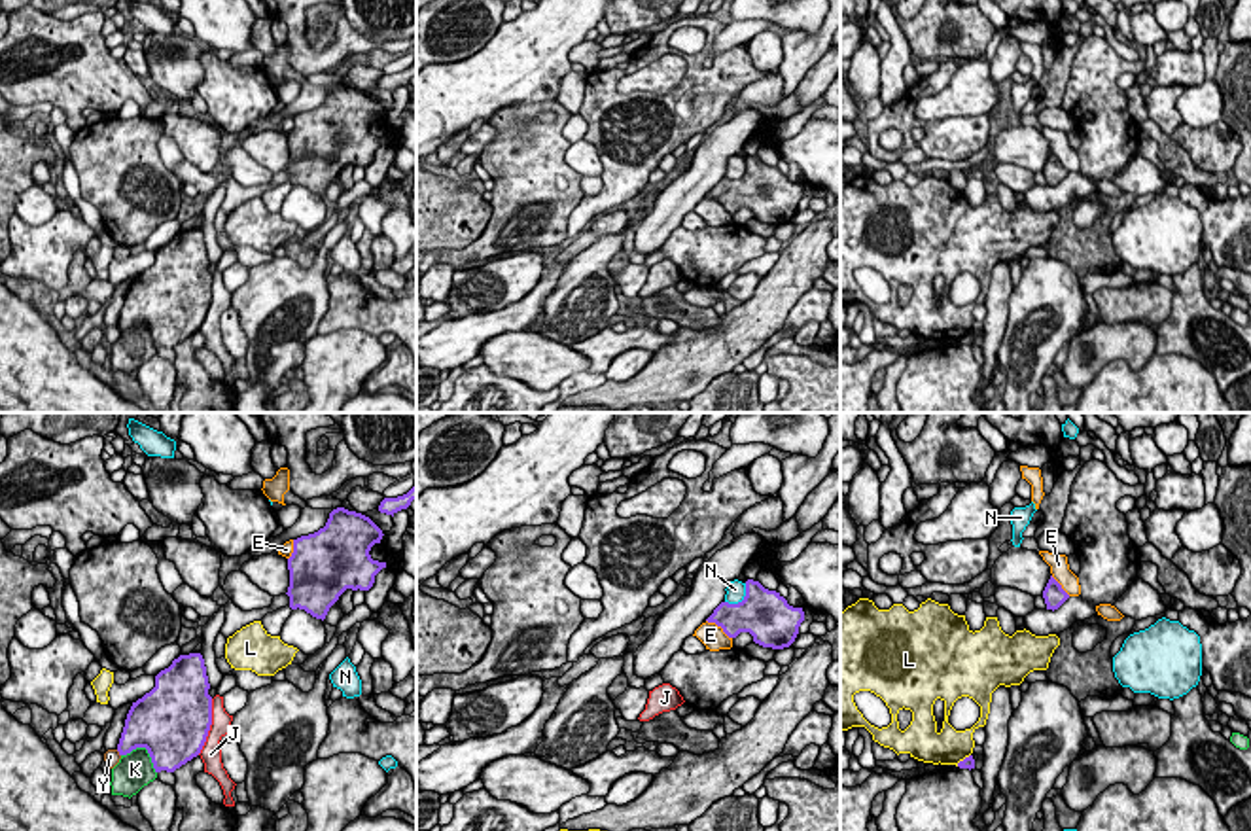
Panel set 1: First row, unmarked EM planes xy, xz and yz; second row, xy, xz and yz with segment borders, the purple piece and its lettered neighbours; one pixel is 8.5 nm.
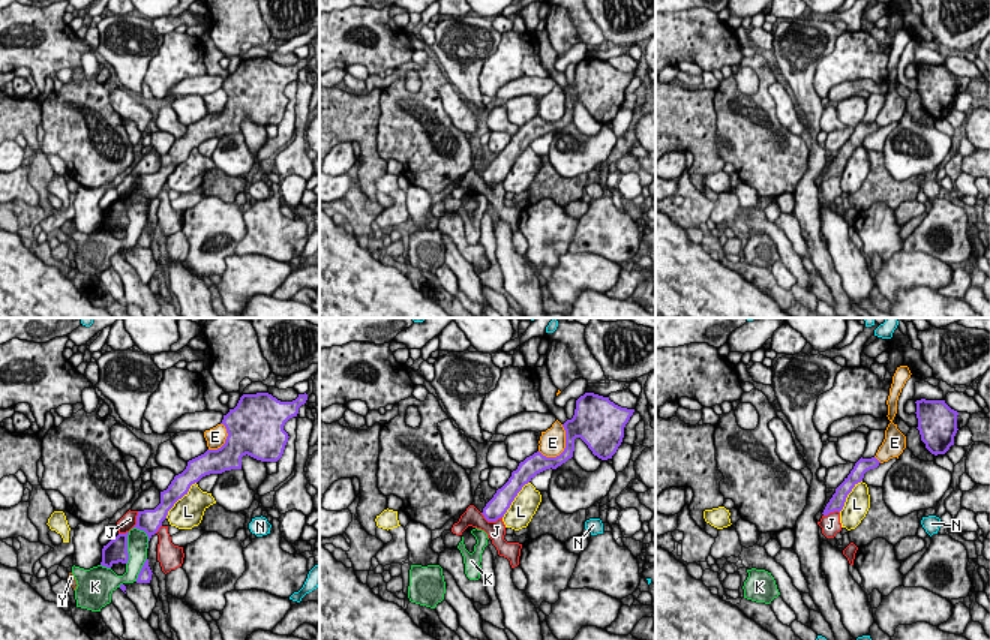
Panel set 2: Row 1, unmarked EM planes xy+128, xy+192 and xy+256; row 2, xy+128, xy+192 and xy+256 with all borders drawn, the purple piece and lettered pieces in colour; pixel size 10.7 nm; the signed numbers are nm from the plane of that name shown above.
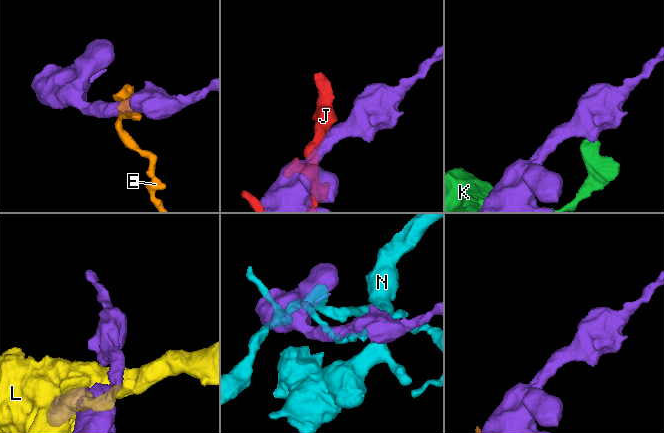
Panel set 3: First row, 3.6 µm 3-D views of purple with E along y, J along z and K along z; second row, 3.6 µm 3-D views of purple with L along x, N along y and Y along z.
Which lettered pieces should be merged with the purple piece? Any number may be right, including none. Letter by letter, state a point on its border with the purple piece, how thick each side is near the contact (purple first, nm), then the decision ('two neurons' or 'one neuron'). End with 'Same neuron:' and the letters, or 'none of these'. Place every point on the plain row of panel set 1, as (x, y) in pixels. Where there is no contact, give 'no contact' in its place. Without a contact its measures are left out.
E: xz (720, 201) | 280/200 nm | two neurons
J: xy (209, 303) | 500/190 nm | two neurons
K: xy (146, 324) | 500/300 nm | two neurons
L: yz (964, 335) | 100/300 nm | two neurons
N: xz (742, 176) | 420/160 nm | two neurons
Y: xy (120, 330) | 280/130 nm | two neurons
Same neuron: none of these

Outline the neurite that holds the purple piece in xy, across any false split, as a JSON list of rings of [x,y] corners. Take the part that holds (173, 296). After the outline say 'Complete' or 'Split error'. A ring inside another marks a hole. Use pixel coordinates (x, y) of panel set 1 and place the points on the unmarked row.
[[[201,229],[180,231],[155,252],[155,263],[132,278],[119,331],[146,324],[155,348],[174,348],[197,333],[212,301],[212,273]]]. Complete

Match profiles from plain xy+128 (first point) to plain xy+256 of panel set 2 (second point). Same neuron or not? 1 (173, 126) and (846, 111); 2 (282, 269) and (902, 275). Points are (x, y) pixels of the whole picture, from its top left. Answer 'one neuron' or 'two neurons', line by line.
1: two neurons
2: one neuron

